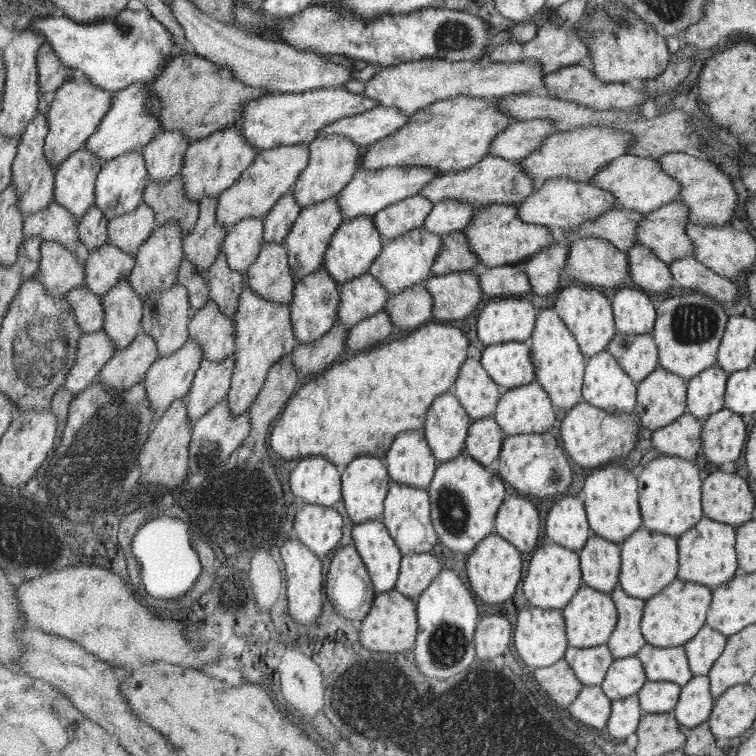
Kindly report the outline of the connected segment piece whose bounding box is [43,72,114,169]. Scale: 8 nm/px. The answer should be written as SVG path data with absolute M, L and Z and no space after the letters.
M82 72L76 73L62 87L57 88L56 97L50 105L45 106L50 132L43 151L53 168L57 169L72 153L87 144L87 140L99 128L100 121L107 116L113 104L114 93L92 84Z

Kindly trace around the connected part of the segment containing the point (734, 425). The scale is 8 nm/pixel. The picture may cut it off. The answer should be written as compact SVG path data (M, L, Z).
M723 408L720 412L705 418L706 424L703 426L703 461L710 460L714 464L724 464L724 462L734 462L740 458L742 448L746 444L748 436L748 426L744 424L743 416Z

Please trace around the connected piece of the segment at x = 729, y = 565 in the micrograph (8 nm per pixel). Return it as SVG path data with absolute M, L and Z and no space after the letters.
M704 517L692 530L679 536L680 572L683 581L695 582L713 590L739 573L735 551L735 527Z

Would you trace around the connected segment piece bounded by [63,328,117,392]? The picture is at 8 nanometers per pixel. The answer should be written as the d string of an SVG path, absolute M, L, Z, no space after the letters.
M103 328L84 333L76 349L79 350L79 359L73 365L71 374L68 374L67 381L63 382L63 386L70 392L82 392L88 385L96 382L100 370L117 352L112 337Z

